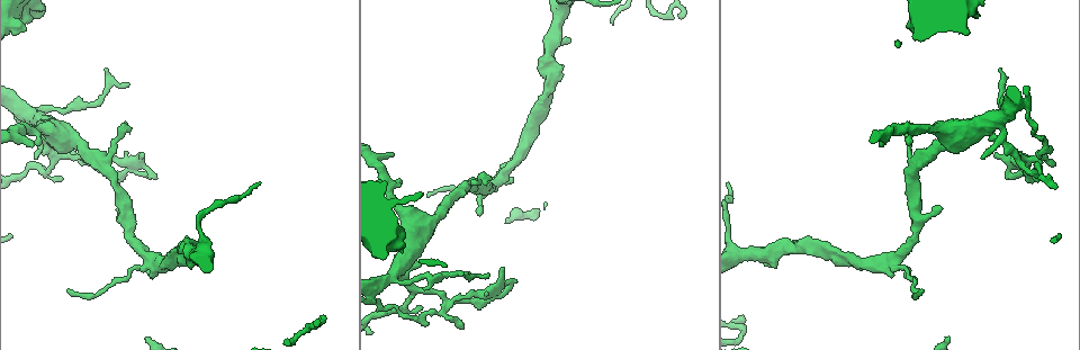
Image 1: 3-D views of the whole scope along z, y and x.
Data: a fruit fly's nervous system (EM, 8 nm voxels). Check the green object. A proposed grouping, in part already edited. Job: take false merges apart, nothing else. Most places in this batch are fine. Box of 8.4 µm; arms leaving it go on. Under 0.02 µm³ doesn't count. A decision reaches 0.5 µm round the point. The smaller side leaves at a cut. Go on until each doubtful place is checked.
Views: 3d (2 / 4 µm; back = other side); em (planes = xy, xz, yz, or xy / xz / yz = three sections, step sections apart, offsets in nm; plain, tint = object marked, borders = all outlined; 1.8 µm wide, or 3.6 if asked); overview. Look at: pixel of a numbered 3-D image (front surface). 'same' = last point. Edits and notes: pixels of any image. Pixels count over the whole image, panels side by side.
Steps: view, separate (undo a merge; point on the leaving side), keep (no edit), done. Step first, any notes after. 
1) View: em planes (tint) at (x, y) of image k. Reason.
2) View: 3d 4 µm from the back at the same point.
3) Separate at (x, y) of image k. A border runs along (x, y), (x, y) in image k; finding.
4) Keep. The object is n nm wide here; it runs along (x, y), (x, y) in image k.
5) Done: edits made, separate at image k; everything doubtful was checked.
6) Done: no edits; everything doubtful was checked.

View: 3d 2 µm from the back at (446, 300) of image 1. Sharp bend.

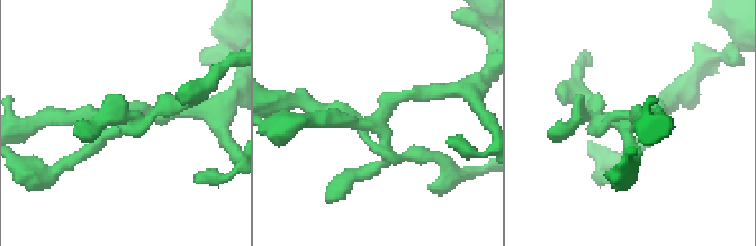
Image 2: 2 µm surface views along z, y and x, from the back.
View: em planes (tint) at (631, 121) of image 2.

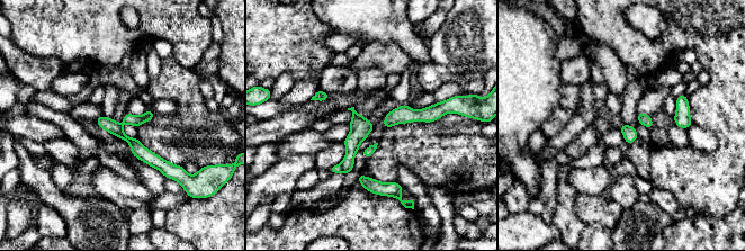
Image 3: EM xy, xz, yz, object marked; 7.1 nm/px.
Separate at (338, 168) of image 3. The object is 100 nm wide here; a border runs along (340, 164), (343, 172) in image 3; two neurons meet here.

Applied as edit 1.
View: 3d 2 µm at (145, 258) of image 1. Branch point.

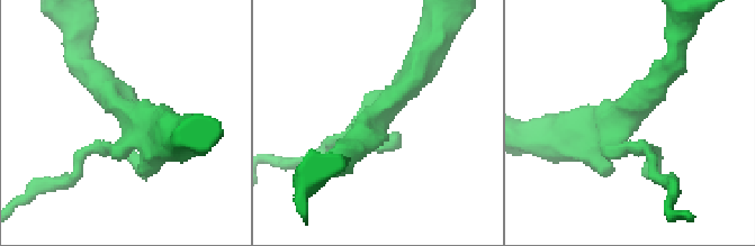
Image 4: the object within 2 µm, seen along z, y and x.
View: em yz step 16 (tint) at (381, 108) of image 4.

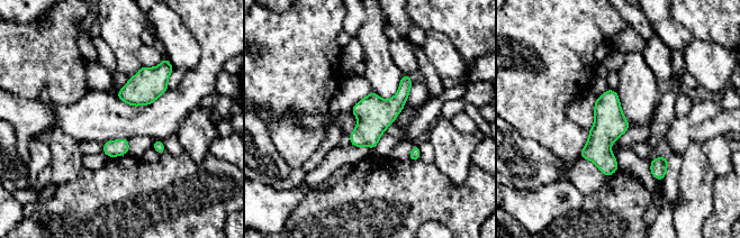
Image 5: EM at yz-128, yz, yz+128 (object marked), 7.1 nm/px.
View: em xy step 8 (borders) at the same point.

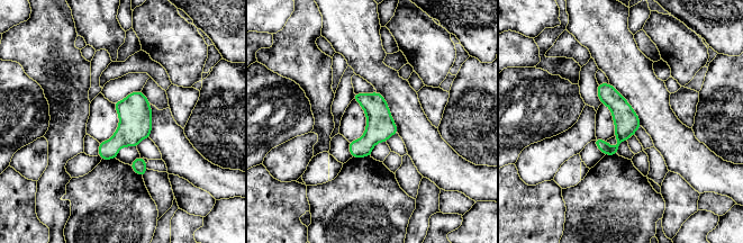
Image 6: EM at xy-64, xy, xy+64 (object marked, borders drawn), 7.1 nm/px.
Keep. The object is 180 nm wide here; it runs along (601, 86), (621, 109), (614, 152) in image 6; all the same neuron.

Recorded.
View: em planes (plain) at (997, 123) of image 1. Abrupt turn.

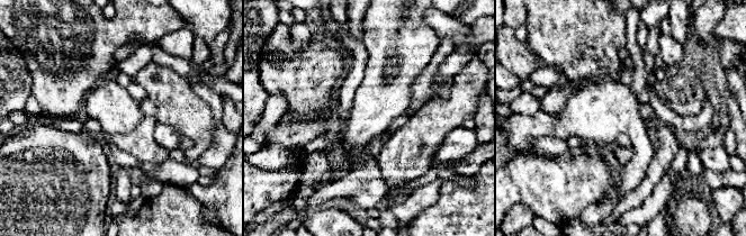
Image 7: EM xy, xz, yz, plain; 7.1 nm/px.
View: em planes (tint) at the same point.

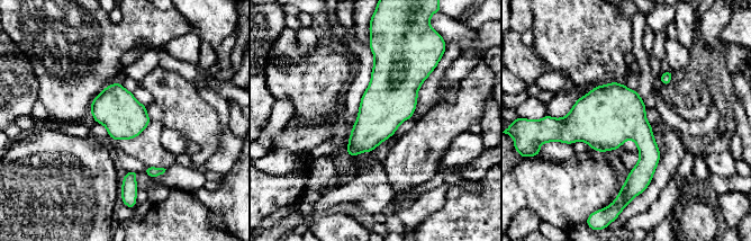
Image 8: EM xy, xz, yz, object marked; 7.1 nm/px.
Keep. All the same neuron.

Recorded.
Done: edits made, separate at image 3; everything doubtful was checked.

